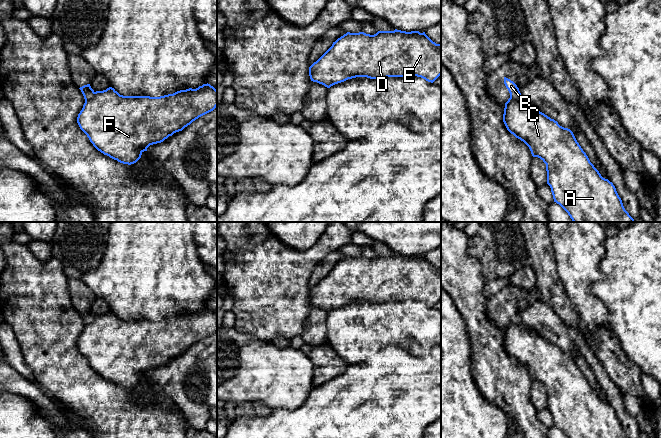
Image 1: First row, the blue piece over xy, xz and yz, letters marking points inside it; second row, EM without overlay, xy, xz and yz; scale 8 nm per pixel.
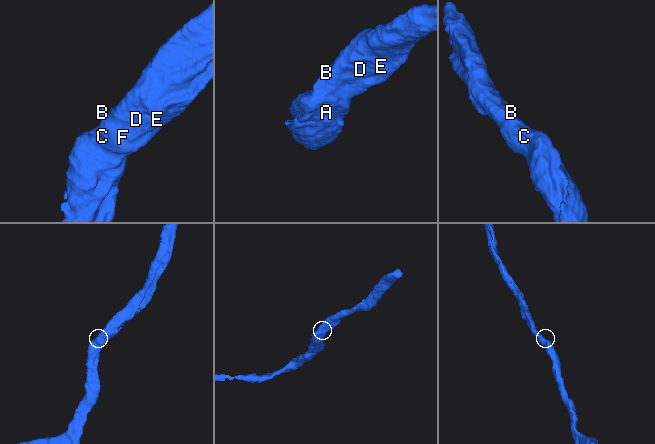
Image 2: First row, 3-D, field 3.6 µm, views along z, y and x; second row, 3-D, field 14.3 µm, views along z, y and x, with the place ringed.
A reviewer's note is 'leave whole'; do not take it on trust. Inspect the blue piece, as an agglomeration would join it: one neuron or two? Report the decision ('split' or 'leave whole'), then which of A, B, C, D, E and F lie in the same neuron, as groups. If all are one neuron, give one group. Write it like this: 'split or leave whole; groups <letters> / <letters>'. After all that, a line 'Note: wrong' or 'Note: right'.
split; groups A C D E F / B
Note: wrong

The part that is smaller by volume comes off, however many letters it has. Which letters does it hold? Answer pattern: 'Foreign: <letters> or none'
Foreign: B

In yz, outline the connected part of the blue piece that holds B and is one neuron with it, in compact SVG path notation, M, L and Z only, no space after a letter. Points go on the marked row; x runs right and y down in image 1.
M504 77L504 84L510 93L510 98L514 100L522 99L522 95L517 85L510 79Z

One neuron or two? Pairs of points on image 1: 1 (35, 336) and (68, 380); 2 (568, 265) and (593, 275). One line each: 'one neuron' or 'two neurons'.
1: one neuron
2: one neuron

